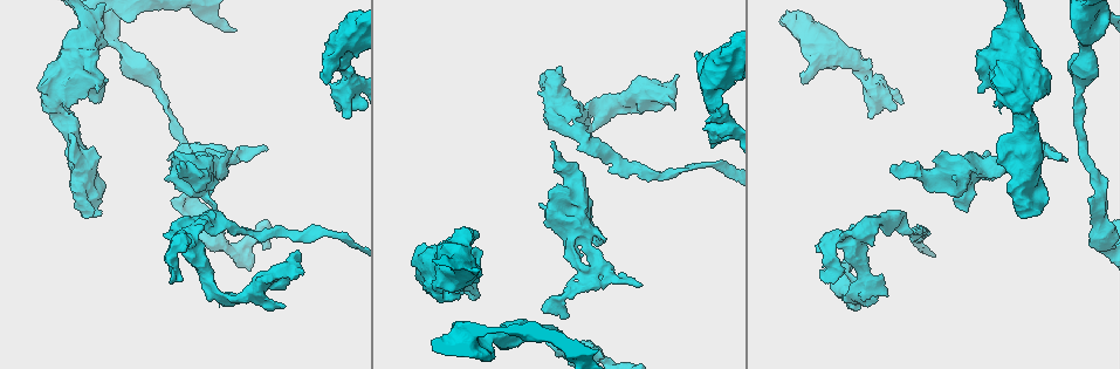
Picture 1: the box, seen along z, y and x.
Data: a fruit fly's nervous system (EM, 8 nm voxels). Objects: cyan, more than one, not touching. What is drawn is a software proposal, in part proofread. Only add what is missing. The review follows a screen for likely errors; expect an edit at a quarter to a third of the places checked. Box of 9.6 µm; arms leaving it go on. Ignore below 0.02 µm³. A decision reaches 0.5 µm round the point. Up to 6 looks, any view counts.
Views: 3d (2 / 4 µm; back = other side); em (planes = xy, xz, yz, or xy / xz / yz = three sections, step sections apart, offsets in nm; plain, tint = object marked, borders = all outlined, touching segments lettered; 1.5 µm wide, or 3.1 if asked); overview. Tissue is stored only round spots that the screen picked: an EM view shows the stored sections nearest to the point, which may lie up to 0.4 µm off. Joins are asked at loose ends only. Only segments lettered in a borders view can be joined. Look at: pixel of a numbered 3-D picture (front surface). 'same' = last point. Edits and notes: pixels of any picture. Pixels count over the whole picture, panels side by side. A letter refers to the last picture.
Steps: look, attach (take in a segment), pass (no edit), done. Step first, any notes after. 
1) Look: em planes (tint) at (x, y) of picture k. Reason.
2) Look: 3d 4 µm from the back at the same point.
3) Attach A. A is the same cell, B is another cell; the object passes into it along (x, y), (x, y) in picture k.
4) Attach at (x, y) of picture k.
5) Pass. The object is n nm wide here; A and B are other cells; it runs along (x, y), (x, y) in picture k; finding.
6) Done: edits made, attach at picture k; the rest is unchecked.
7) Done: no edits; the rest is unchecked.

Look: em yz step 4 (borders) at (978, 91) of picture 1. Stops while still wide.

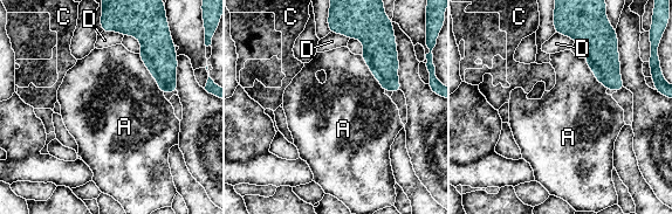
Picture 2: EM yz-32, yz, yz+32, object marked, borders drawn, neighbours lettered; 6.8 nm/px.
Look: em planes (borders) at the same point.

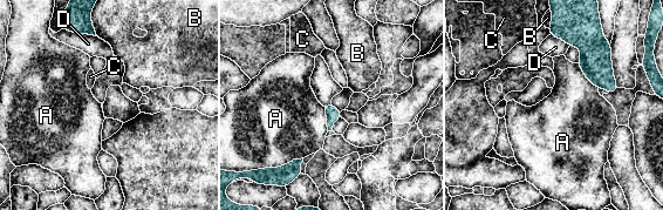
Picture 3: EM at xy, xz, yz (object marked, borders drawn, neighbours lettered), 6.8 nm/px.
Pass. A, B, C and D are other cells; a border runs along (576, 63), (583, 75), (597, 88) in picture 3; no lettered segment goes on from it.

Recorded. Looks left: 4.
Look: 3d 2 µm at (128, 21) of picture 1. Free end.

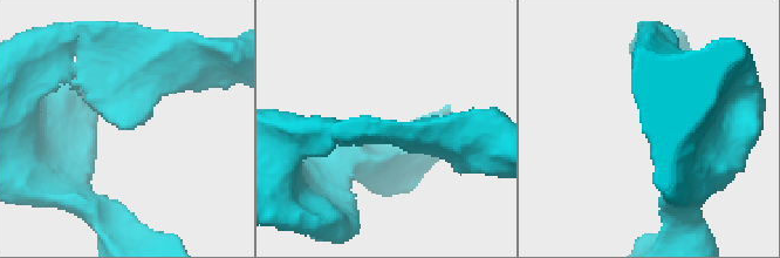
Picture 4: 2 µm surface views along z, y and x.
Look: em xz step 4 (borders) at (131, 126) of picture 4. Need the tissue.

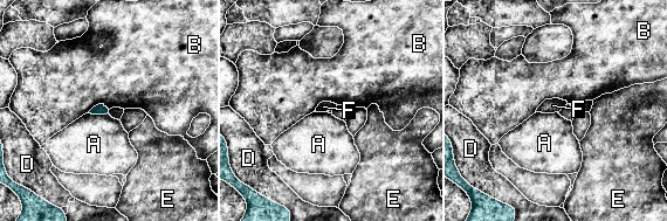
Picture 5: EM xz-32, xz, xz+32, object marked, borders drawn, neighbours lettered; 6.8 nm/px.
Pass. A, B, D, E and F are other cells; a border runs along (88, 112), (110, 117) in picture 5; none of them fits.

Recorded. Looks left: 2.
Look: 3d 4 µm at (819, 275) of picture 1. An open end.

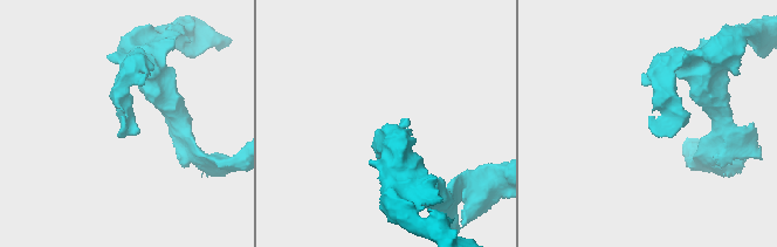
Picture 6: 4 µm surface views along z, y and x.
Look: em planes (borders) at (126, 125) of picture 6.

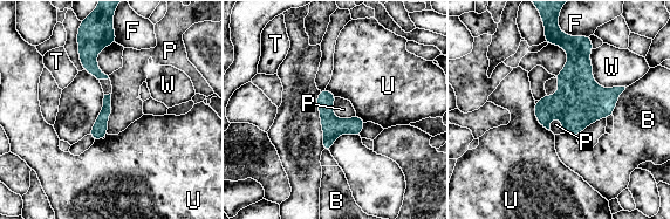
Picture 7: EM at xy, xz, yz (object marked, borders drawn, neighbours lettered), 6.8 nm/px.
Pass. B, F, P, T, U and W are other cells; it runs along (108, 97), (107, 110), (96, 137) in picture 7; no lettered segment goes on from it.

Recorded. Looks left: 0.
Done: no edits; the rest is unchecked.

